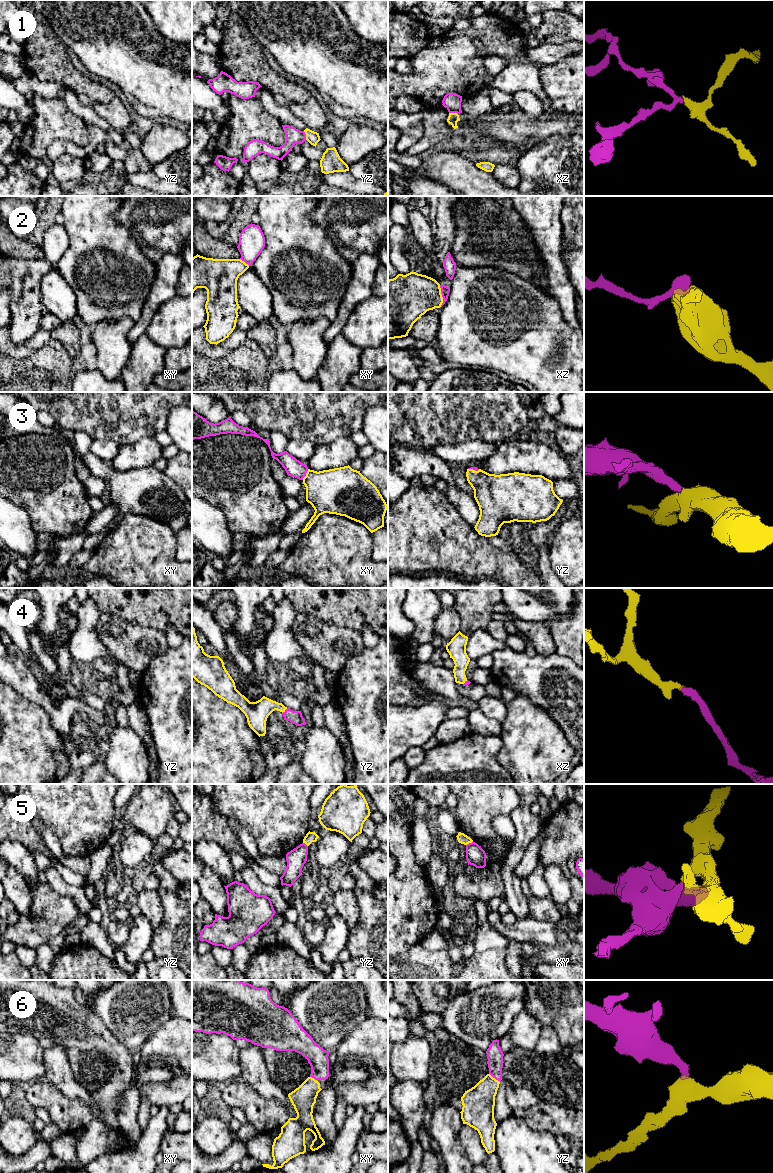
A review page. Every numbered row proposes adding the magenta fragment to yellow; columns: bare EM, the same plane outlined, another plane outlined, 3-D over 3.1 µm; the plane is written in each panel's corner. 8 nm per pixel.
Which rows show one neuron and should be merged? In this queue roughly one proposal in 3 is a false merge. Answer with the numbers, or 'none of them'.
1, 3, 4, 6

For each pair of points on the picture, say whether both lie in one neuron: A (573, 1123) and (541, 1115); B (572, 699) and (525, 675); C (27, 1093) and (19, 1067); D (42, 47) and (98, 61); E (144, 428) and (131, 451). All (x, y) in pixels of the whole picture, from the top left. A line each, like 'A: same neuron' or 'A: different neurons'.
A: same neuron
B: same neuron
C: different neurons
D: different neurons
E: different neurons

